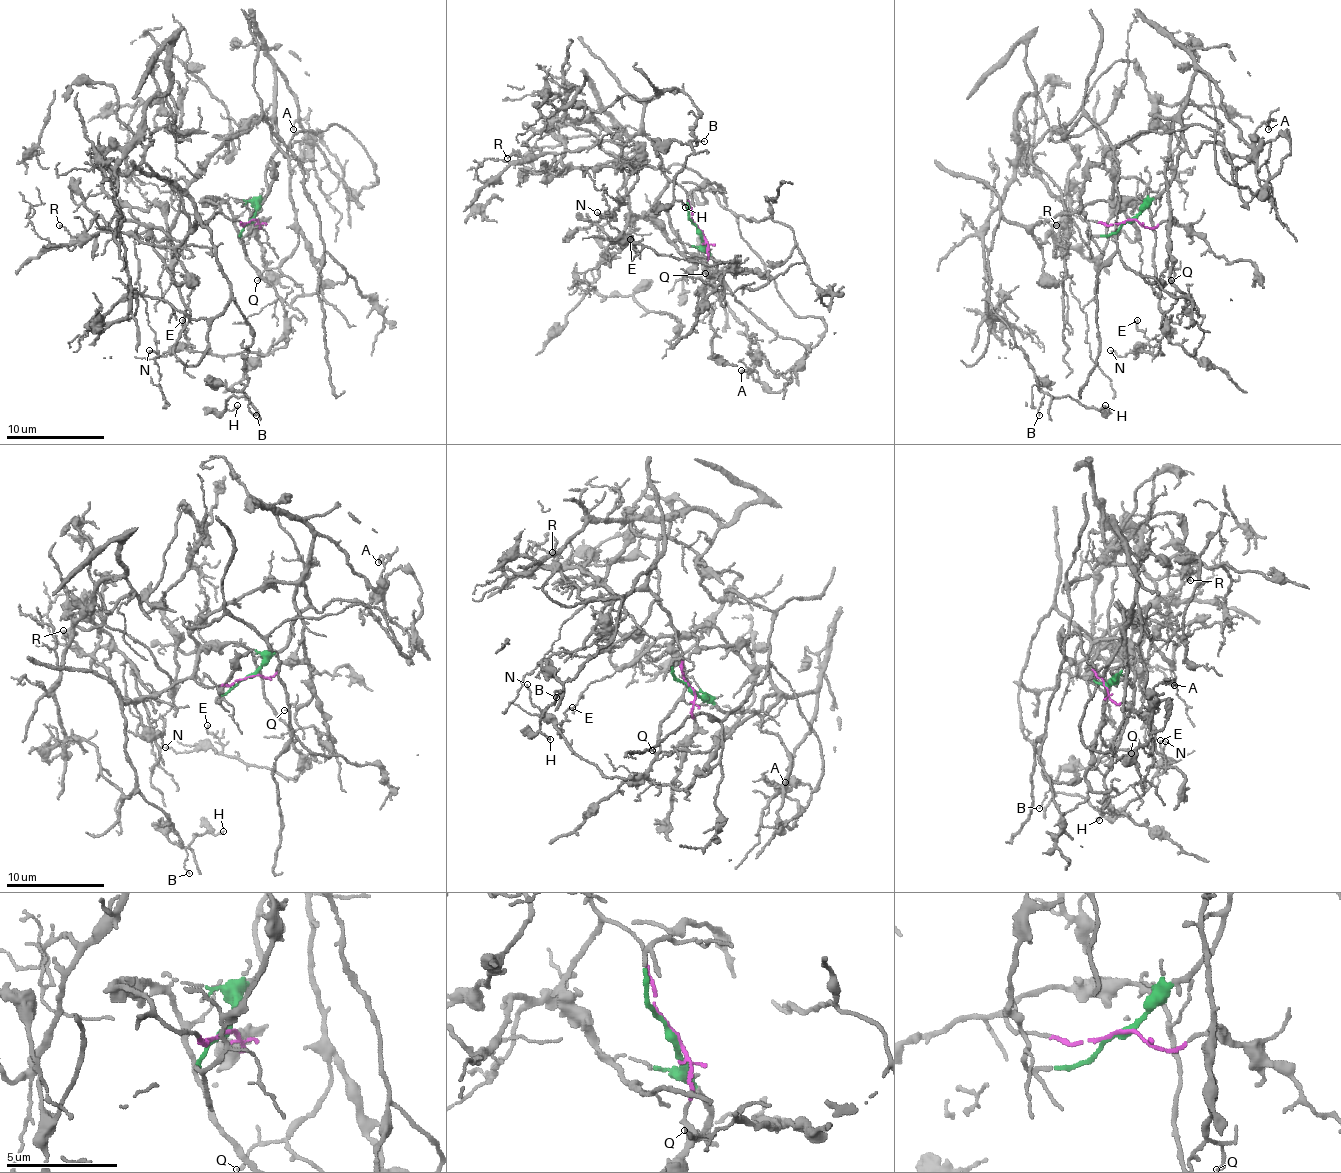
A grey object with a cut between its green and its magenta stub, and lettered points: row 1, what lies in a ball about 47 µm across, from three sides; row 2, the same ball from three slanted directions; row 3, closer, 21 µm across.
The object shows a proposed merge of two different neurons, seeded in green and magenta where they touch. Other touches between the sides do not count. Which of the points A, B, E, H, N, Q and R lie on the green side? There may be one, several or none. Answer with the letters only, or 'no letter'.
A, Q

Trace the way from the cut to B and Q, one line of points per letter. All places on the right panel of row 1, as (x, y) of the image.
B: (1128, 221), (1103, 226), (1057, 213), (1027, 226), (998, 223), (993, 233), (990, 307), (1042, 393), (1039, 415)
Q: (1128, 221), (1170, 181), (1184, 147), (1179, 123), (1172, 130), (1165, 169), (1167, 265), (1174, 270), (1172, 280)

